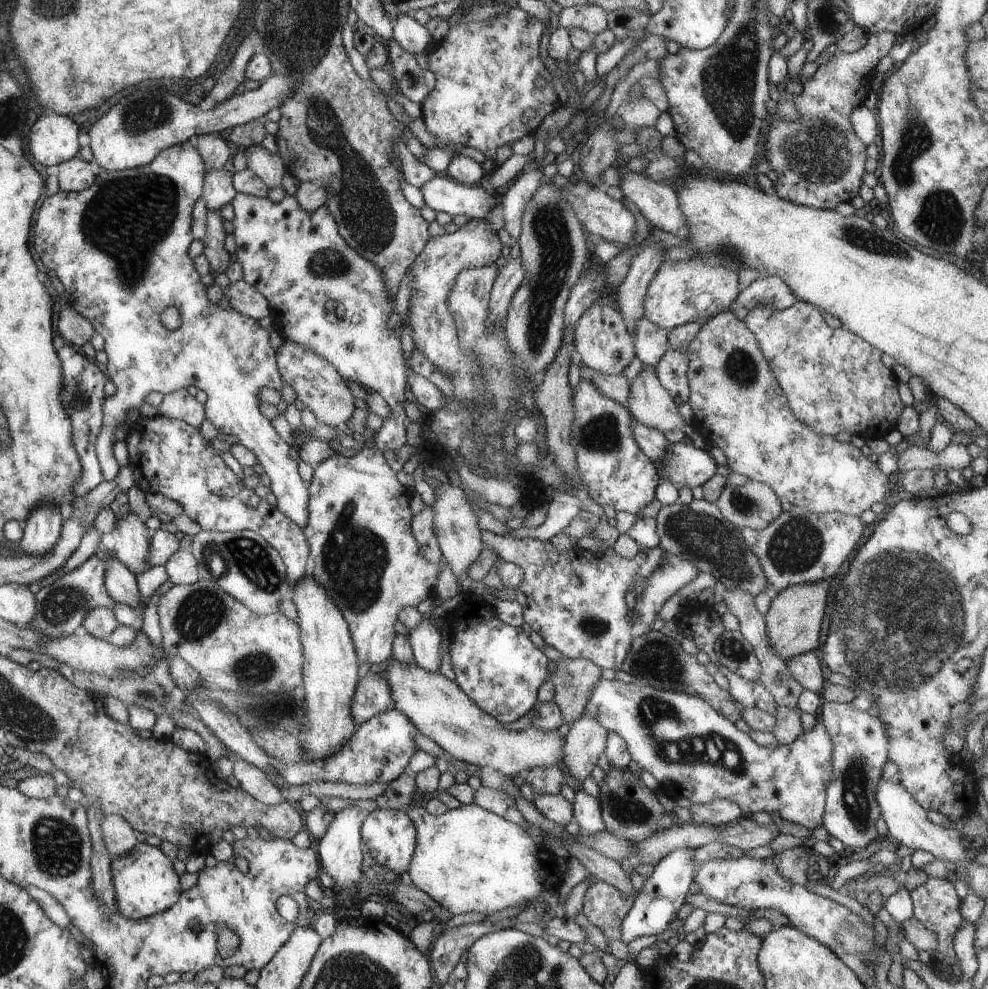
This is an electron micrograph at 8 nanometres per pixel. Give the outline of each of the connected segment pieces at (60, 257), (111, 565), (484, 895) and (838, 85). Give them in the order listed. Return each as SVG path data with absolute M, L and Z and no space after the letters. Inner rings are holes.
M188 140L182 142L182 144L177 144L164 150L146 166L123 171L114 171L112 173L100 172L97 181L94 182L89 189L75 193L60 190L56 194L46 197L42 201L40 210L38 210L38 222L34 224L34 252L36 252L36 256L40 258L40 262L44 263L46 269L54 269L60 282L62 282L65 290L60 296L60 301L63 306L72 306L79 313L82 313L82 316L85 316L93 324L96 332L101 334L102 338L104 338L105 345L103 350L105 350L108 355L107 374L109 380L116 385L117 394L112 398L106 398L104 401L103 428L95 444L103 480L108 482L113 481L120 472L121 467L114 457L112 447L115 444L114 432L116 432L116 428L118 428L120 422L124 422L124 425L126 425L126 422L128 422L128 412L132 409L138 409L142 401L145 401L145 396L149 392L158 391L163 395L167 395L180 389L186 389L188 386L194 384L197 389L204 390L207 394L205 418L210 420L220 432L230 434L233 437L236 436L239 444L244 444L248 450L251 450L256 455L258 462L262 465L262 468L264 468L264 472L266 472L266 476L270 478L270 490L274 493L277 500L275 506L282 511L282 514L285 514L289 519L293 519L298 526L305 527L309 520L309 502L306 484L304 484L304 480L302 480L300 474L298 474L298 462L300 462L298 450L292 448L288 442L284 442L284 440L276 434L276 430L274 430L274 426L270 424L270 420L264 418L264 416L260 414L260 410L258 410L258 405L260 405L258 396L260 388L268 386L268 388L275 388L279 391L284 385L279 370L277 369L277 362L275 359L277 351L270 347L270 331L266 329L266 326L262 326L262 322L258 322L258 319L252 320L252 318L240 314L238 311L224 310L220 305L211 303L208 293L206 292L206 282L202 282L202 274L198 274L198 266L194 266L194 258L188 256L190 243L195 240L192 233L193 206L198 200L202 199L206 170L207 168L205 167L203 156ZM68 296L73 296L76 298L77 302L74 305L69 305L70 303L66 299ZM168 305L180 307L180 312L182 312L182 326L174 331L166 330L166 328L158 322L159 314Z
M100 544L96 550L107 563L105 572L105 587L110 599L120 604L126 604L130 608L138 608L141 606L142 594L137 583L137 576L124 566L113 552L105 551L105 548Z
M416 804L404 812L416 826L416 852L408 868L410 880L413 886L426 892L439 906L446 908L451 916L469 912L490 916L515 906L525 910L543 892L559 892L564 874L558 867L558 858L546 847L536 844L522 826L508 822L474 804L462 805L456 810L448 809L440 816L432 816Z
M878 32L869 34L868 42L858 52L847 54L840 49L836 50L826 64L818 66L812 78L802 78L802 92L794 96L784 87L779 91L782 100L792 102L798 108L798 120L786 122L778 118L772 122L768 130L766 140L767 166L774 168L778 174L778 180L774 183L775 194L788 202L794 202L798 206L808 206L820 210L834 210L840 203L851 203L858 196L863 184L863 176L867 173L865 163L867 160L867 147L852 129L850 114L854 108L864 105L869 93L872 79L876 74L876 68L880 60L889 55L892 46L896 42L896 36L890 32Z

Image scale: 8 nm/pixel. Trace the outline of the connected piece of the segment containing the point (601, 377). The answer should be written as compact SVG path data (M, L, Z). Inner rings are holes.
M583 366L582 378L590 380L606 398L610 398L614 402L627 407L628 400L630 400L630 386L632 382L628 378L624 378L622 374L602 374L602 372L596 372L589 367Z

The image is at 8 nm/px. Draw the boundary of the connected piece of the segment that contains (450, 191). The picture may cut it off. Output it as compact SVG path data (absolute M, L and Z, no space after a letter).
M446 174L436 175L419 190L420 203L452 217L460 214L468 219L486 220L488 214L499 206L497 196L489 194L483 187L460 184Z

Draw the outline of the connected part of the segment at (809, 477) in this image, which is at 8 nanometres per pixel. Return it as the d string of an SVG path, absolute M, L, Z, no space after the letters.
M723 311L720 312L717 316L710 318L704 326L700 328L700 332L696 334L696 338L690 342L688 348L688 372L687 378L690 388L690 395L688 404L692 407L694 411L694 421L691 426L698 431L700 434L703 434L711 446L720 448L727 459L727 466L732 473L738 473L740 476L748 478L748 480L760 482L761 484L766 484L774 490L774 494L778 496L778 501L780 502L780 507L783 512L790 512L796 508L802 508L802 510L808 510L813 514L825 514L826 512L838 512L842 515L851 515L854 517L860 517L862 513L866 510L869 510L874 503L884 503L888 500L889 495L891 494L891 489L889 485L888 476L884 475L877 464L872 462L869 458L864 456L862 450L856 448L848 442L840 442L834 436L824 436L824 434L818 434L814 432L812 428L808 428L806 424L802 424L790 410L788 406L788 400L786 400L786 394L782 391L780 384L774 378L770 366L764 354L762 354L762 348L756 340L756 336L748 330L746 324L743 321L738 320L732 311Z

